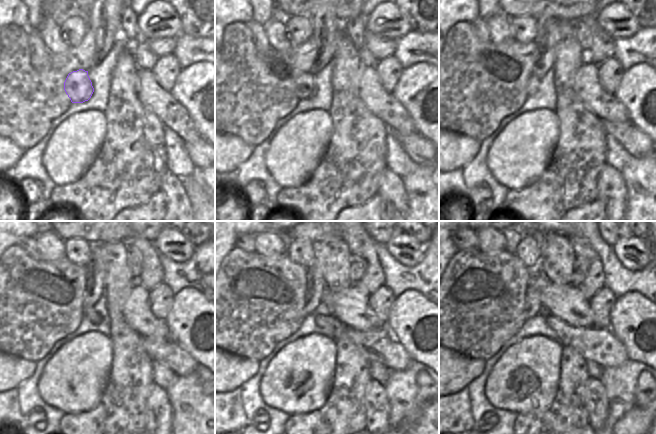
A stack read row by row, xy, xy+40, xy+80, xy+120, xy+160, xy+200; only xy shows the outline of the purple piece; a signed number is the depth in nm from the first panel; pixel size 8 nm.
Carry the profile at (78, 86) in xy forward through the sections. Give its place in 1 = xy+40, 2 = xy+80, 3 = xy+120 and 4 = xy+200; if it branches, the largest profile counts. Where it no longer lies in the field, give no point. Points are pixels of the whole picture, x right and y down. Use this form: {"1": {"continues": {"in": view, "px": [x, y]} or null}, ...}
{"1": {"continues": {"in": "xy+40", "px": [305, 86]}}, "2": {"continues": {"in": "xy+80", "px": [533, 85]}}, "3": {"continues": {"in": "xy+120", "px": [90, 313]}}, "4": {"continues": {"in": "xy+200", "px": [601, 346]}}}

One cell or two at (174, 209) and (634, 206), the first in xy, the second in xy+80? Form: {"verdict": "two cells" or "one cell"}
{"verdict": "two cells"}

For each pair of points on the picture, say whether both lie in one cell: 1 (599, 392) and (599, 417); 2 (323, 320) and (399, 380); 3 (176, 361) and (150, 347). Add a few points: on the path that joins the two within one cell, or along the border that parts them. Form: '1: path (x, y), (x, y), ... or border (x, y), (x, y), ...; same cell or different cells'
1: path (597, 398), (597, 411); same cell
2: border (411, 360), (404, 368), (390, 371); different cells
3: path (170, 355), (166, 351), (156, 348); same cell

